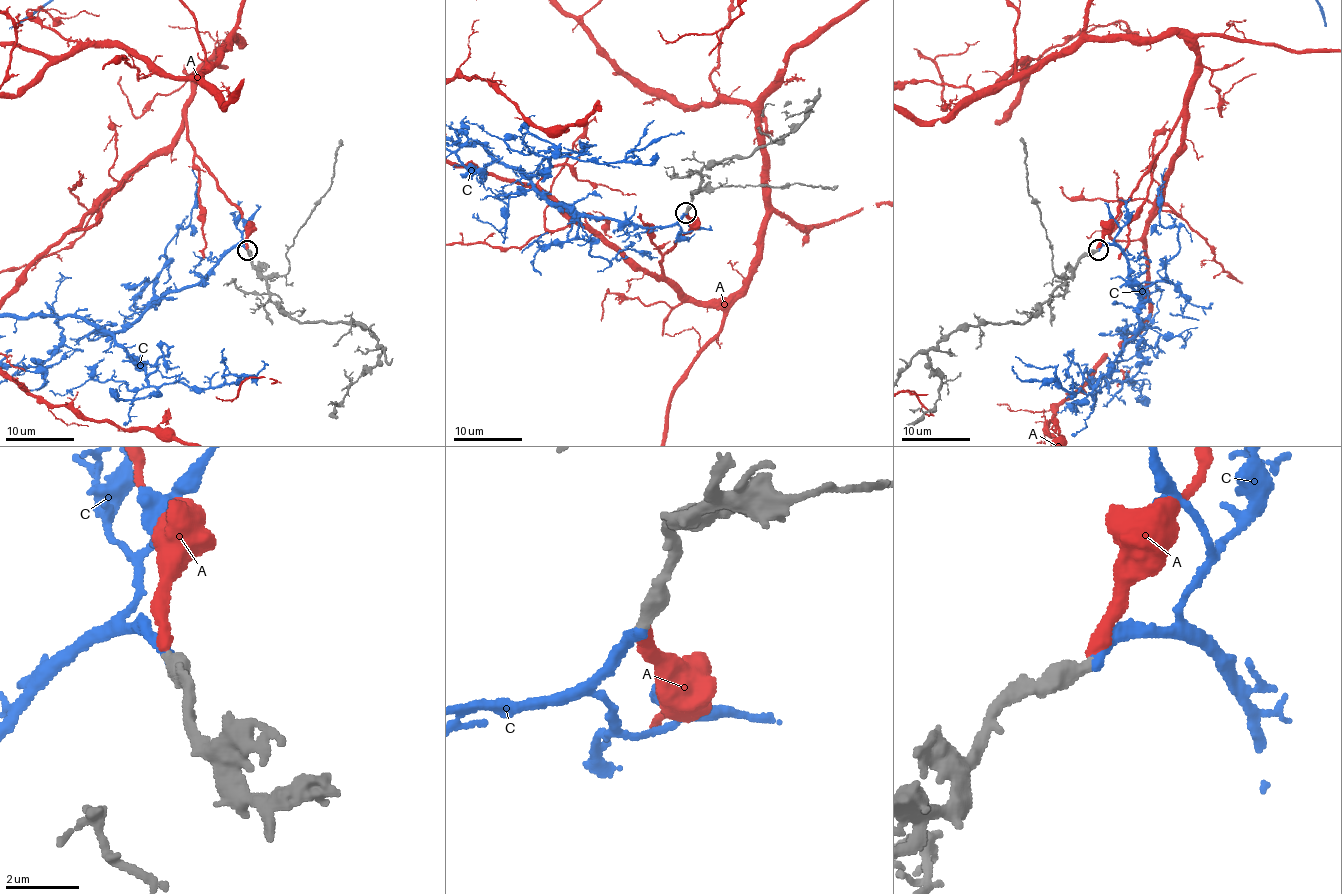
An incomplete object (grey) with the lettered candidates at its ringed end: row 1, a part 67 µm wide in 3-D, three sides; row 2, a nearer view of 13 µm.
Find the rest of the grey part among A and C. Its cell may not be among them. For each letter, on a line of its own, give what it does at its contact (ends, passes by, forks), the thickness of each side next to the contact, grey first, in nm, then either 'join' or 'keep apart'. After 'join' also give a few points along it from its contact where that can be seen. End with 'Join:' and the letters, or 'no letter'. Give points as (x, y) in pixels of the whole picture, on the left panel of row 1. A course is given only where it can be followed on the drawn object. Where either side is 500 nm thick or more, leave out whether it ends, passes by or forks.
A: it ends there; 420 nm thick on the grey side, 340 nm on the other; keep apart
C: it ends there; 440 nm thick on the grey side, 280 nm on the other; join
Join: C

